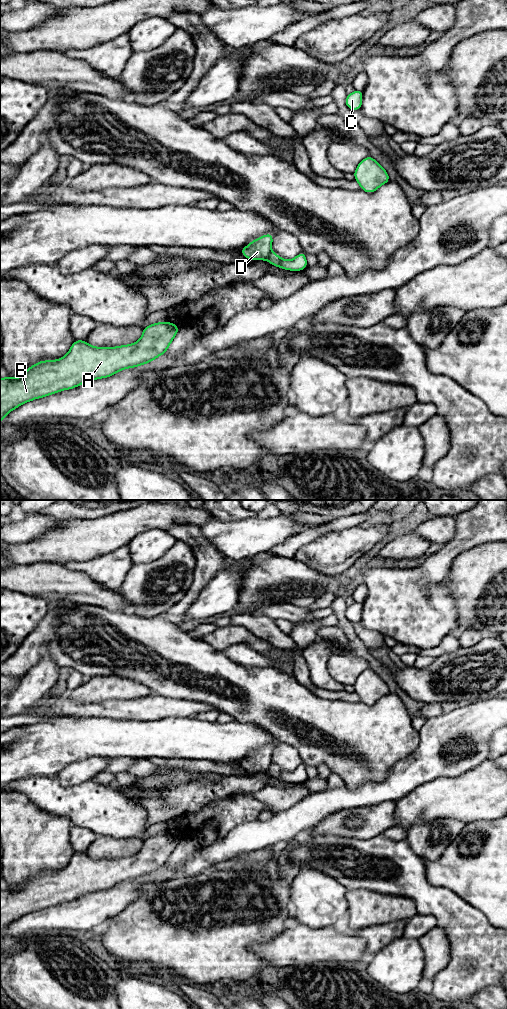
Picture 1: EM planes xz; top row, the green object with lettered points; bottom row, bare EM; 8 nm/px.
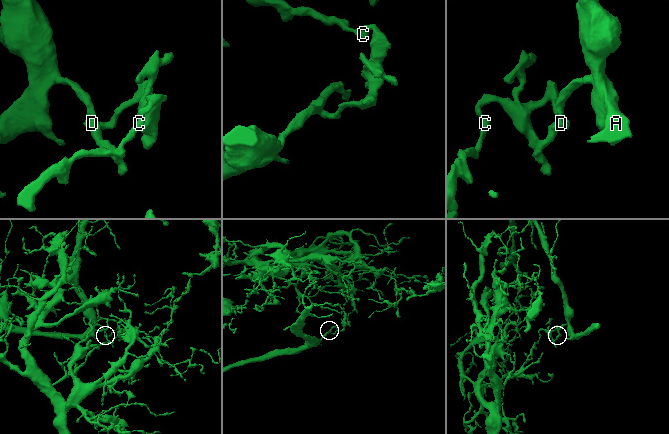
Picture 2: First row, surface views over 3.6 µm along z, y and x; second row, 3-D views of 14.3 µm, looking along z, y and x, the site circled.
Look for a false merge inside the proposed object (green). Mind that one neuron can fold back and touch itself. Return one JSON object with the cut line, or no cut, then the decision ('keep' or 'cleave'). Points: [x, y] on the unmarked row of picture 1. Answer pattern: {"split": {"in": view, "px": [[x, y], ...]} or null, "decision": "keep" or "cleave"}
{"split": {"in": "xz", "px": [[272, 764], [266, 771]]}, "decision": "cleave"}

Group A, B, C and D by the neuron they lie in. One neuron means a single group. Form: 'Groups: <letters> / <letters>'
Groups: A B D / C

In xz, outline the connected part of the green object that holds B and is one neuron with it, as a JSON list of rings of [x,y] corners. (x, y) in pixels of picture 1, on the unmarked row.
[[[158,834],[143,840],[141,850],[134,856],[117,859],[94,859],[83,852],[75,852],[69,864],[58,872],[39,873],[30,878],[18,890],[0,890],[0,935],[4,929],[20,917],[55,906],[62,902],[70,902],[86,894],[107,890],[113,886],[140,877],[150,875],[167,861],[179,843],[179,839],[171,834]]]

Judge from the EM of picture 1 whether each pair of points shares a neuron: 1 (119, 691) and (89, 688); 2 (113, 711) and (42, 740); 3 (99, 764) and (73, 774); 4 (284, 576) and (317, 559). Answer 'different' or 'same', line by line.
1: same
2: different
3: same
4: different

